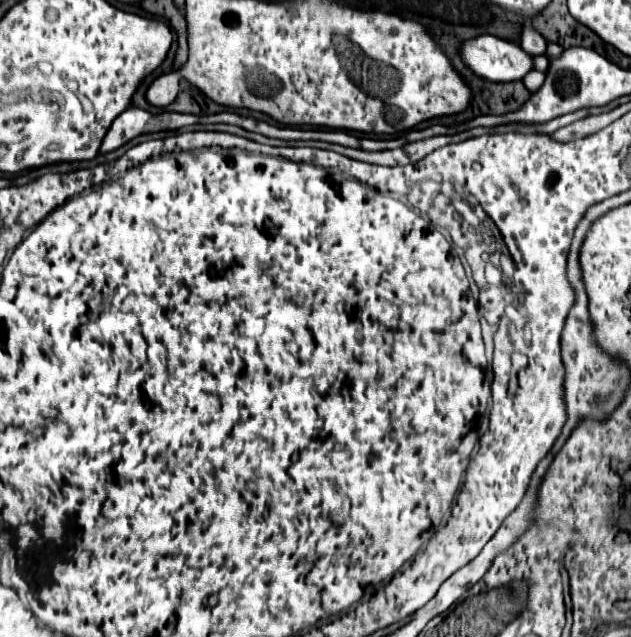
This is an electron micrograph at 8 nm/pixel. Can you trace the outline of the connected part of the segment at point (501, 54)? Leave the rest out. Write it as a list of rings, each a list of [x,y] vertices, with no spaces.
[[[478,35],[460,45],[460,59],[478,77],[488,81],[516,81],[532,69],[532,57],[520,45],[494,35]]]

